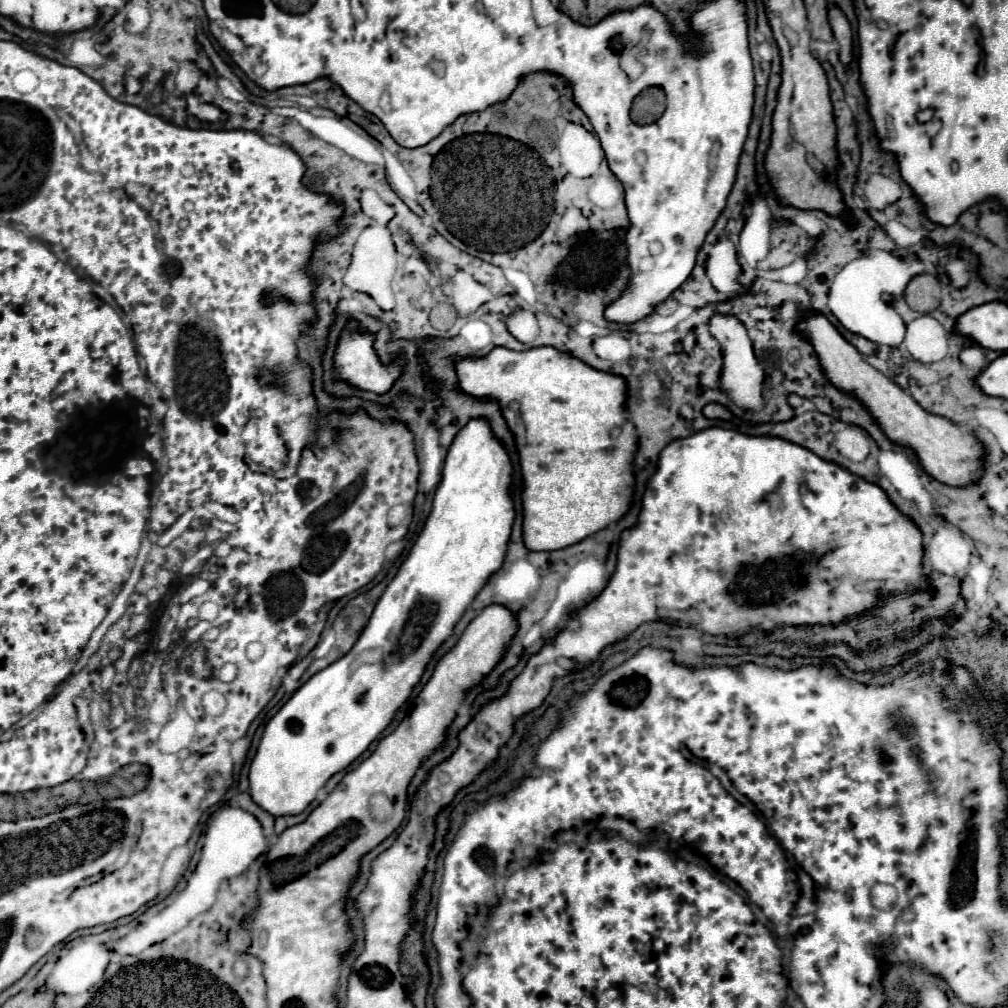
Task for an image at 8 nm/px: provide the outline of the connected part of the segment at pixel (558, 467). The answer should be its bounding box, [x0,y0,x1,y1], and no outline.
[457,348,637,550]

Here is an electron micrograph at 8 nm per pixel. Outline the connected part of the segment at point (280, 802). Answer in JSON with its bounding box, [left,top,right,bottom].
[249,418,515,818]

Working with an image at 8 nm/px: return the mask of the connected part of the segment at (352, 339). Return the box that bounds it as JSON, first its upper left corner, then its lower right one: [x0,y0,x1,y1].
[335,322,403,394]

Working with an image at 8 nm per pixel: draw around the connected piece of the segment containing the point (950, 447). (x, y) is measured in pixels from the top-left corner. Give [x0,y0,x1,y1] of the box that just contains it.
[797,314,987,486]

